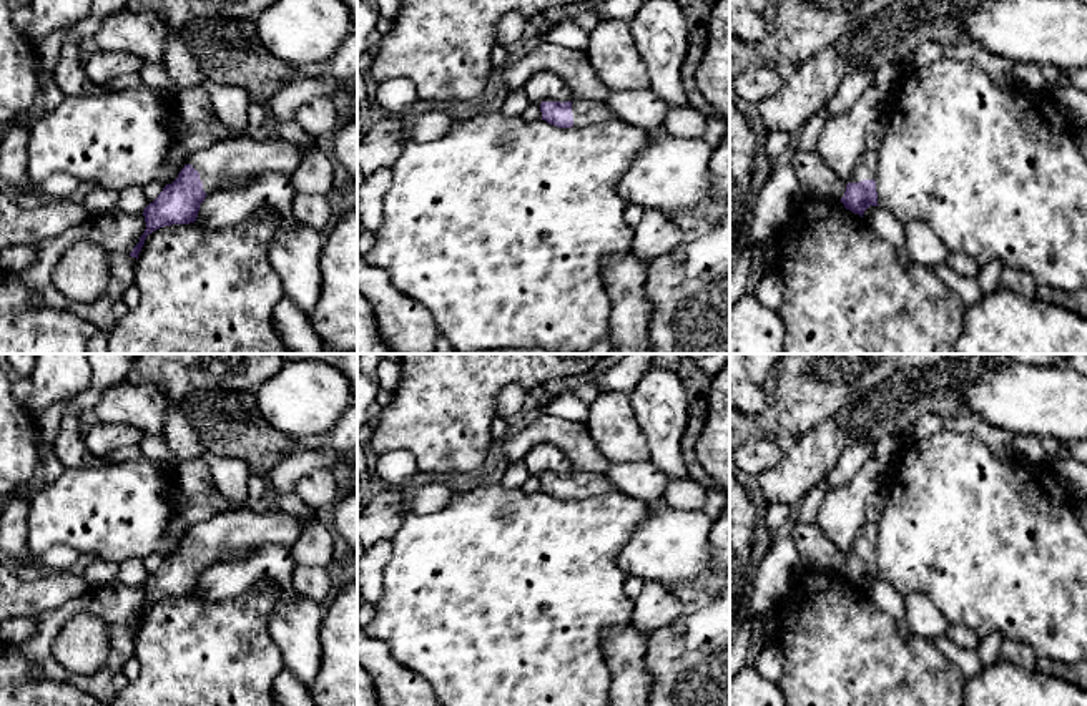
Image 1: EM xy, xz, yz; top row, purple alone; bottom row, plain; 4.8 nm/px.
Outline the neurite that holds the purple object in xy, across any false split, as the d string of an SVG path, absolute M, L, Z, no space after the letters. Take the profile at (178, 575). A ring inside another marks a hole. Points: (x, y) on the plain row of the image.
M239 507L191 525L178 550L145 580L146 601L130 628L138 631L146 608L153 603L194 595L204 570L218 563L221 556L268 543L291 550L304 528L316 520L316 510L298 518L281 510L256 513Z

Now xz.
M572 472L542 473L542 492L558 500L585 498L615 492L612 482L603 473Z

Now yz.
M864 522L851 548L848 550L846 563L841 570L844 580L853 583L854 586L859 586L861 590L869 578L879 578L874 553L876 540L876 525Z

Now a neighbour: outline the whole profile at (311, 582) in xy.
M296 565L293 570L293 586L307 600L322 605L331 595L331 580L324 568Z

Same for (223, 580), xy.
M261 545L246 558L213 563L199 578L194 596L206 601L224 601L253 588L261 578L271 578L283 588L288 603L302 598L293 586L296 561L283 545Z

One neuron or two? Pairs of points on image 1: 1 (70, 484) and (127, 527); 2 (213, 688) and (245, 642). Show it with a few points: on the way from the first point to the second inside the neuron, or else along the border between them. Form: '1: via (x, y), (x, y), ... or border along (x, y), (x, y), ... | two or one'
1: via (83, 497), (97, 510), (113, 515) | one
2: via (213, 676), (233, 653) | one

